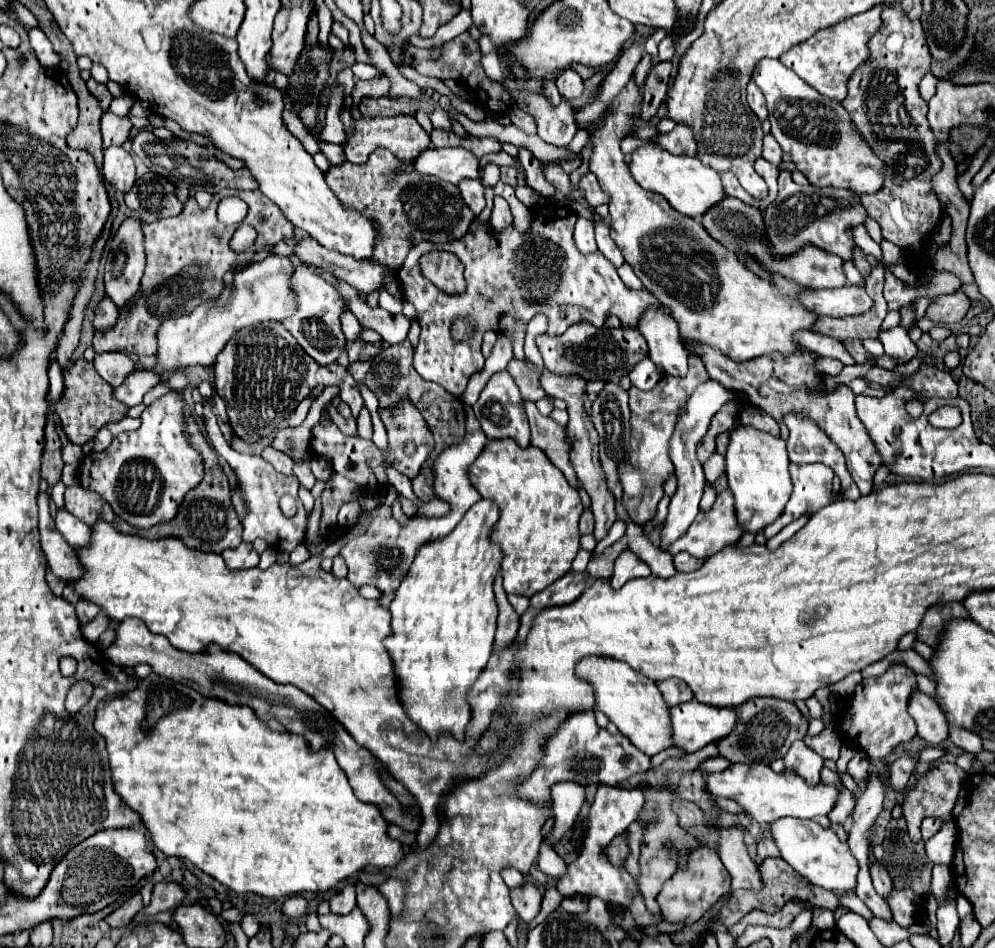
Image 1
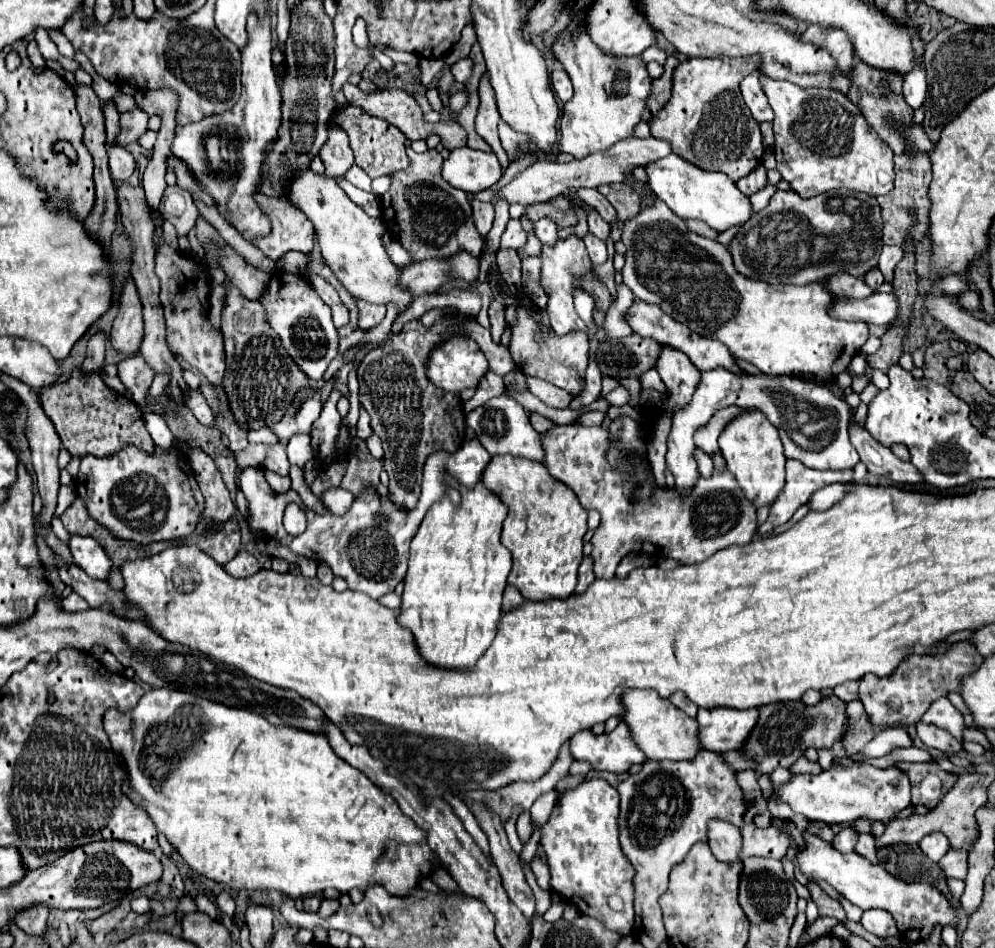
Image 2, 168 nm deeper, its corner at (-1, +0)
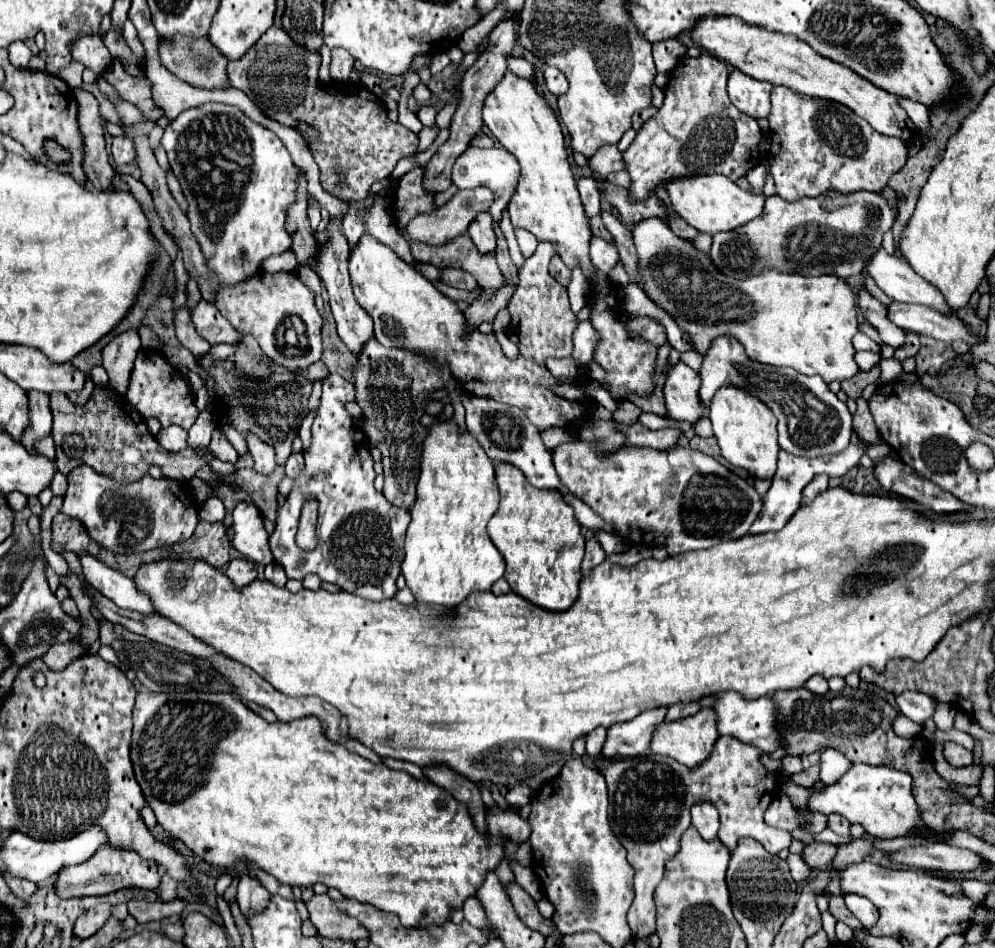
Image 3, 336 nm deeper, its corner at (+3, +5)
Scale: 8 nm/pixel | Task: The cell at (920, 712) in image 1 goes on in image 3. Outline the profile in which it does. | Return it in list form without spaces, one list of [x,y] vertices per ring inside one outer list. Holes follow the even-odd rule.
[[[948,742],[948,744],[944,746],[944,756],[946,756],[946,760],[948,760],[954,768],[964,768],[964,766],[974,764],[972,752],[968,752],[964,746],[954,744],[954,742]]]

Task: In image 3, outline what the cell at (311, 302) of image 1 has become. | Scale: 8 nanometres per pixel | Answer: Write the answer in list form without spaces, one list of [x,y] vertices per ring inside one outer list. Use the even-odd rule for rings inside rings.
[[[260,272],[250,280],[246,280],[246,284],[238,284],[238,288],[218,288],[214,294],[214,306],[236,328],[236,332],[252,334],[258,340],[264,354],[274,362],[278,362],[280,366],[296,370],[296,368],[308,368],[312,362],[320,360],[322,316],[314,306],[314,294],[302,284],[302,280],[296,274]],[[292,316],[298,316],[304,324],[304,334],[308,340],[306,348],[294,348],[284,342],[284,324]],[[278,328],[282,328],[280,336]]]

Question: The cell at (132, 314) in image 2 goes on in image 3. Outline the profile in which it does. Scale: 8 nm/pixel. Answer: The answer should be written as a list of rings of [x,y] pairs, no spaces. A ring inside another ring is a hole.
[[[130,330],[126,334],[112,338],[110,344],[102,350],[102,358],[104,358],[102,366],[110,376],[108,386],[122,396],[128,390],[130,374],[132,374],[132,366],[138,350],[140,350],[140,336],[136,330]]]

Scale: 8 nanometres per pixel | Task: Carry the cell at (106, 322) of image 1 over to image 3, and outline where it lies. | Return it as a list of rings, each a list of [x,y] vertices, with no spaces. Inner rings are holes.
[[[88,376],[88,380],[86,380],[84,388],[82,388],[80,392],[72,392],[72,394],[68,394],[68,398],[70,398],[74,404],[82,406],[82,404],[86,404],[86,402],[88,402],[88,398],[90,398],[92,390],[94,390],[94,382],[92,382],[92,380],[90,380],[90,376]]]

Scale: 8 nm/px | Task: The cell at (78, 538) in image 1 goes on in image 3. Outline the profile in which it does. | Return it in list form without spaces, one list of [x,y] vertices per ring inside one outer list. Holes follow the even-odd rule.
[[[80,556],[84,576],[86,580],[106,598],[110,598],[114,604],[118,604],[124,610],[134,610],[142,616],[158,614],[156,608],[150,602],[150,596],[136,588],[136,582],[128,576],[122,576],[118,570],[106,568],[100,560],[94,560],[94,556]]]

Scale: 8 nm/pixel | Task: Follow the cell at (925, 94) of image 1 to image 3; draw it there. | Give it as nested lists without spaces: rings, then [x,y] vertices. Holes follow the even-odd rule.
[[[776,86],[774,88],[774,96],[772,96],[772,112],[768,116],[768,122],[770,122],[770,138],[772,138],[772,148],[770,148],[770,156],[768,156],[768,162],[770,162],[770,174],[774,176],[774,182],[776,182],[776,188],[778,188],[778,196],[788,200],[788,202],[794,202],[794,200],[800,200],[800,198],[816,198],[828,190],[838,190],[842,192],[844,196],[846,194],[852,194],[852,192],[858,192],[858,190],[870,190],[870,192],[880,192],[888,178],[892,174],[896,174],[908,160],[908,150],[906,150],[906,144],[902,144],[898,138],[890,138],[890,136],[882,136],[880,132],[876,132],[874,128],[870,128],[870,124],[858,116],[854,116],[854,112],[850,112],[850,108],[842,106],[842,104],[834,104],[830,100],[814,100],[812,96],[802,96],[790,88],[782,88],[782,86]]]

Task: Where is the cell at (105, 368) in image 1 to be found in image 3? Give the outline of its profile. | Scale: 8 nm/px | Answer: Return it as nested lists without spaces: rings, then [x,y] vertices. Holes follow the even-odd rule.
[[[150,350],[138,352],[136,364],[132,370],[132,378],[130,378],[130,388],[126,392],[126,400],[142,416],[156,416],[160,420],[162,428],[176,424],[176,426],[188,430],[198,416],[198,408],[194,406],[192,390],[190,390],[188,382],[184,380],[182,372],[178,368],[174,368],[172,364],[168,364],[158,350],[156,352],[150,352]]]

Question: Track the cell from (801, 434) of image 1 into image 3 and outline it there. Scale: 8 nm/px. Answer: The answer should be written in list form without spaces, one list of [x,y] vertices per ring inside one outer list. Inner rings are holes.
[[[718,336],[712,340],[699,370],[701,376],[700,398],[704,410],[708,410],[714,392],[724,384],[734,384],[750,394],[758,396],[778,418],[778,442],[780,448],[796,456],[826,456],[838,454],[850,444],[852,414],[846,404],[828,390],[828,384],[820,376],[802,376],[792,368],[764,366],[750,360],[744,346],[734,336]]]

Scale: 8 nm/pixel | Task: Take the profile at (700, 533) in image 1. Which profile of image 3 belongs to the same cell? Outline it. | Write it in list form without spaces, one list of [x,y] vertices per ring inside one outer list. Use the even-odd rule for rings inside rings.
[[[570,440],[558,446],[552,452],[552,458],[562,484],[566,484],[576,498],[588,504],[606,522],[614,522],[616,536],[644,544],[656,542],[664,546],[670,556],[688,550],[712,548],[722,540],[738,540],[748,534],[748,528],[762,510],[762,496],[750,480],[736,476],[712,456],[692,448],[672,446],[668,450],[652,450],[622,446],[616,456],[602,456],[594,446],[582,440]]]

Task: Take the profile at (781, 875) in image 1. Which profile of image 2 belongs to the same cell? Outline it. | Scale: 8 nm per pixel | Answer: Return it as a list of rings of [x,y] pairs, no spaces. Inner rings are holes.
[[[808,883],[808,891],[810,891],[810,899],[818,905],[820,915],[836,917],[838,921],[844,921],[844,919],[846,919],[846,913],[844,913],[844,909],[842,909],[842,905],[840,905],[838,901],[830,899],[830,897],[820,889],[820,885]]]

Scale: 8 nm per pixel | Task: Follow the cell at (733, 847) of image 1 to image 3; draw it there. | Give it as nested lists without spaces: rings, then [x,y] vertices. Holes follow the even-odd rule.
[[[698,802],[690,808],[692,814],[692,826],[700,832],[704,840],[714,840],[720,828],[718,810],[710,802]]]

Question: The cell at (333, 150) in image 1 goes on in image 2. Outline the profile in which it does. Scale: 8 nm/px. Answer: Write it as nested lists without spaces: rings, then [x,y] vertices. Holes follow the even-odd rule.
[[[352,165],[352,167],[346,171],[344,179],[348,179],[348,181],[350,181],[352,185],[356,185],[358,189],[372,193],[372,187],[370,187],[372,179],[370,179],[370,177],[368,177],[368,175],[366,175],[362,169],[358,169],[358,165]]]

